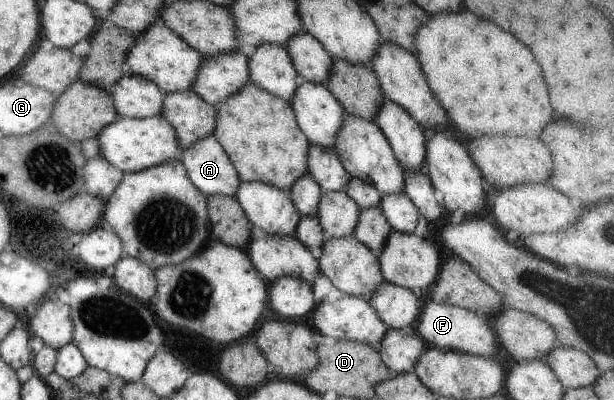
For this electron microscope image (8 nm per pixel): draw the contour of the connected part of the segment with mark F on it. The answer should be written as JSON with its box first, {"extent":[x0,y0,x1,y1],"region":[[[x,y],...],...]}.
{"extent":[415,301,500,358],"region":[[[434,301],[425,304],[417,316],[415,327],[418,335],[427,344],[437,346],[437,348],[445,348],[445,350],[457,350],[457,352],[467,352],[467,354],[475,354],[475,356],[492,358],[497,354],[500,347],[490,320],[453,305]]]}

